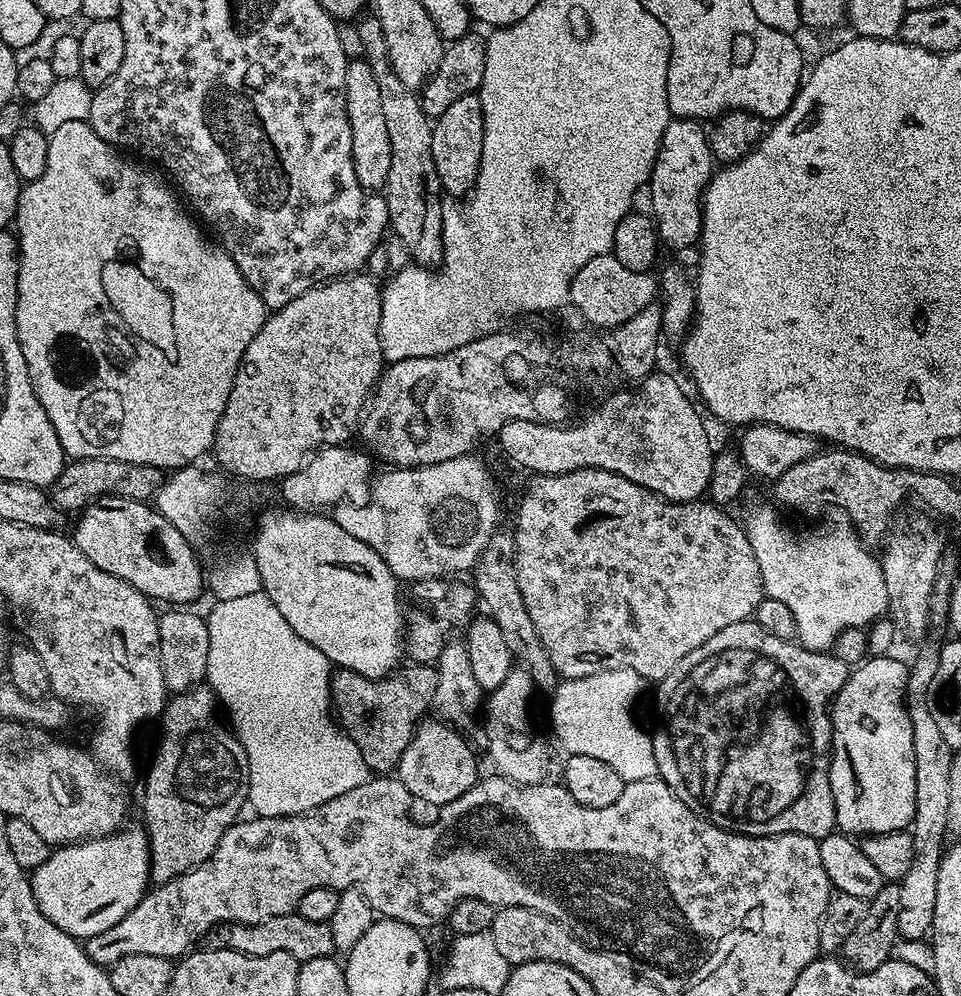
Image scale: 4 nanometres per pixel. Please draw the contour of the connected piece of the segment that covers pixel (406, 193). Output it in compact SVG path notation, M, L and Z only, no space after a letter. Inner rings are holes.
M365 15L356 24L356 29L358 38L362 38L363 59L367 60L370 70L374 70L374 78L378 78L382 114L386 114L386 131L390 133L390 174L382 189L384 201L388 204L388 223L417 265L439 265L444 259L442 210L445 201L440 200L442 189L432 153L433 121L422 110L417 89L406 86L394 74L386 38L376 15Z

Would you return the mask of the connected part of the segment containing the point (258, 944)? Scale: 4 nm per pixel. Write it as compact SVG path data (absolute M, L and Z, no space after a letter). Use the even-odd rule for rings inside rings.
M295 914L275 916L257 924L223 923L207 933L206 944L209 948L225 948L226 950L234 950L238 954L250 954L251 956L285 952L286 954L294 954L294 958L301 962L310 958L326 958L336 952L334 936L330 934L328 923L310 922Z

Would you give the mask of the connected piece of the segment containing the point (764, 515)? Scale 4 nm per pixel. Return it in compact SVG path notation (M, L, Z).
M771 503L752 508L742 520L744 533L750 546L754 546L754 558L758 558L758 570L762 570L764 595L767 599L783 602L790 614L794 614L796 640L812 652L828 652L836 636L847 628L867 629L889 611L886 578L883 563L871 552L859 532L851 523L836 524L833 528L820 528L817 532L804 532L795 536L780 521L777 509Z

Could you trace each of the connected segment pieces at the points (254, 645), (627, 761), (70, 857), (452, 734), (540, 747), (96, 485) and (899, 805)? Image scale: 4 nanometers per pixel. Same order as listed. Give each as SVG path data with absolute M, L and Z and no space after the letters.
M263 590L229 601L217 600L212 606L212 613L206 616L210 640L209 658L206 661L205 670L206 684L215 692L223 711L224 708L228 711L228 716L232 719L231 731L239 740L242 750L246 750L246 758L248 759L247 803L250 808L253 808L253 813L256 816L301 816L304 812L309 812L326 802L330 802L332 798L338 798L340 794L346 794L346 790L354 790L354 786L365 784L370 779L370 769L366 766L358 746L354 746L348 733L337 727L330 715L330 687L334 668L333 665L329 664L326 654L322 654L322 650L318 650L318 646L310 646L310 642L306 642L306 638L294 634L290 622L286 622L286 618L282 618L278 606L274 606L274 602L270 602L270 598Z
M603 668L598 674L590 674L586 678L573 680L561 679L556 685L556 691L551 693L552 700L552 728L560 739L560 744L565 748L568 756L587 754L589 758L599 758L618 770L620 777L625 782L630 780L651 780L657 775L654 754L652 753L651 735L636 725L632 717L632 703L640 692L642 677L629 668Z
M125 827L108 836L95 836L92 840L81 840L78 844L65 844L57 847L46 858L46 862L39 864L31 873L32 893L40 912L46 914L58 930L77 938L87 938L94 934L102 934L102 930L110 930L138 902L150 888L150 853L148 850L148 833L143 827Z
M425 718L416 725L416 733L412 736L410 746L406 746L402 754L398 765L398 778L419 803L421 800L424 804L432 804L431 806L449 804L454 802L454 798L462 798L462 794L466 794L476 785L478 779L476 756L472 752L476 753L473 745L456 728L440 718L434 718L434 720Z
M512 670L498 687L491 689L484 702L486 722L482 729L487 734L486 752L495 766L497 775L520 785L538 784L544 774L544 742L536 734L530 720L528 704L534 685L527 672Z
M106 458L73 459L65 463L64 469L50 486L50 501L61 513L79 513L101 496L117 496L131 500L149 501L155 497L165 480L163 469L148 467L145 464L131 464L125 460L107 460Z
M869 655L867 660L863 660L849 671L846 682L842 690L836 693L830 704L830 715L832 718L832 751L830 757L830 786L834 794L834 806L836 807L836 828L841 833L852 838L867 838L870 836L881 836L887 832L903 832L911 825L914 818L914 730L910 726L908 717L908 705L906 703L906 689L908 687L909 665L903 664L900 660L895 660L895 655L878 656Z

